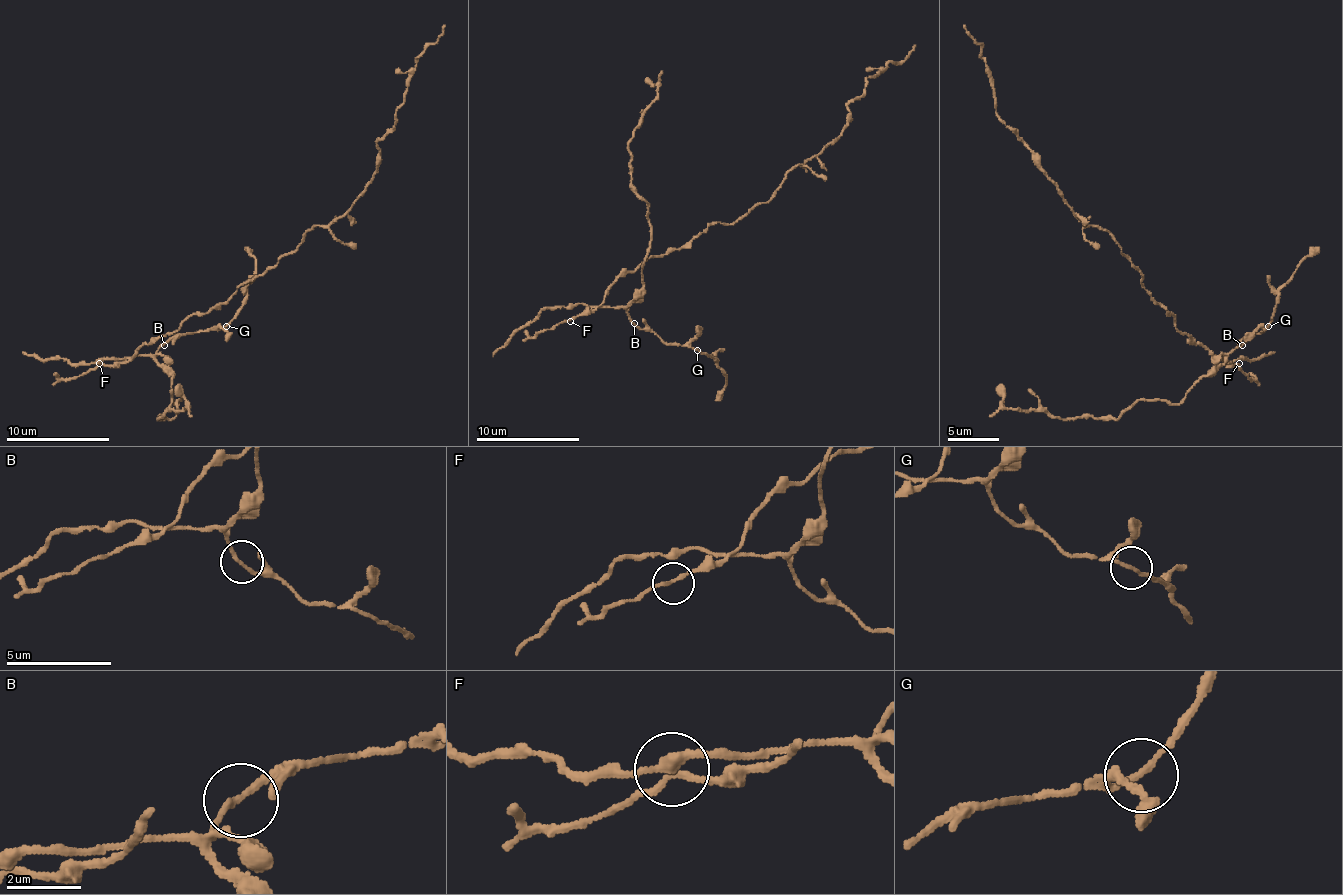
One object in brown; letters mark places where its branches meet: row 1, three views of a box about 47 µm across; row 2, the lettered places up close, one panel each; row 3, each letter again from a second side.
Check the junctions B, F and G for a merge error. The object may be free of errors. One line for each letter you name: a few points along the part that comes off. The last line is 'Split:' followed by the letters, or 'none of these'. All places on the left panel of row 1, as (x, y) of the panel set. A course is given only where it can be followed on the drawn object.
Split: none of these

